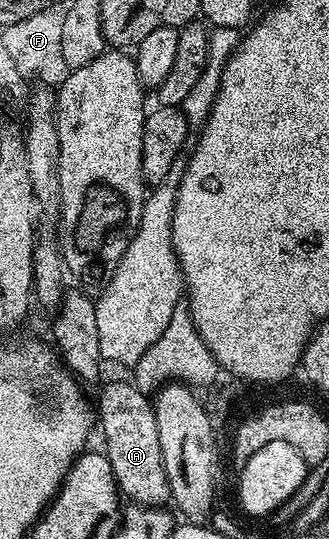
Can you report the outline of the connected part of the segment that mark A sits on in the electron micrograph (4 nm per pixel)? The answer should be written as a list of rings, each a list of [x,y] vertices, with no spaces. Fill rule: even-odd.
[[[130,380],[111,381],[101,391],[97,417],[99,429],[105,435],[105,454],[120,494],[136,504],[158,507],[166,504],[170,500],[168,479],[162,463],[155,408],[150,396]]]

